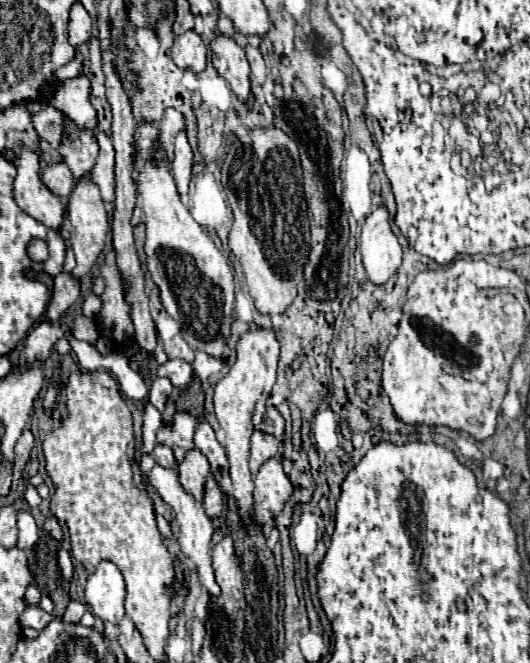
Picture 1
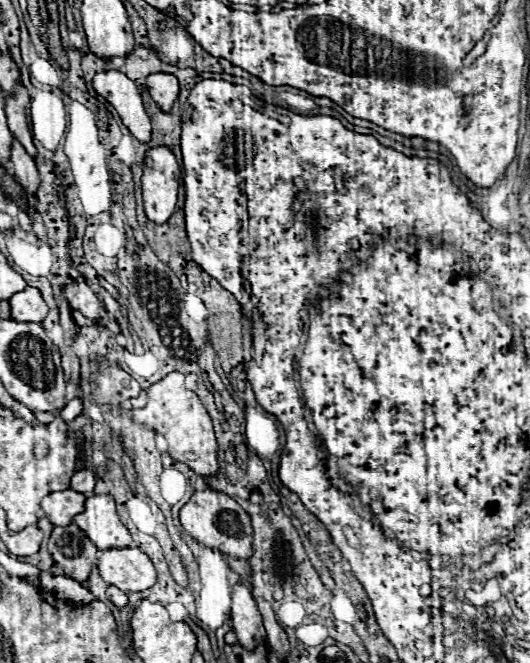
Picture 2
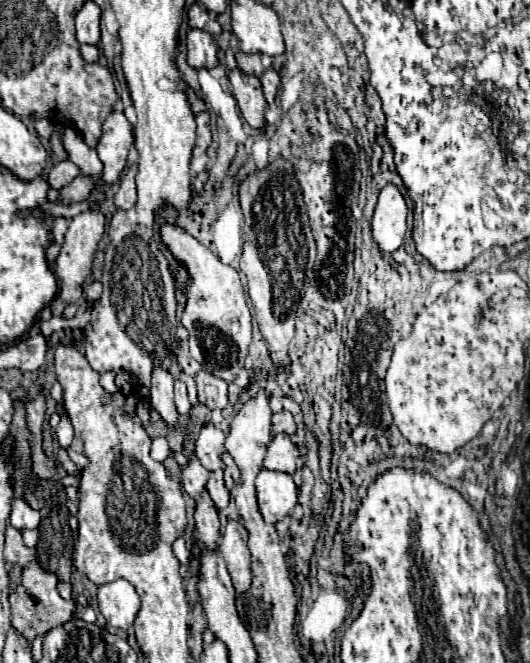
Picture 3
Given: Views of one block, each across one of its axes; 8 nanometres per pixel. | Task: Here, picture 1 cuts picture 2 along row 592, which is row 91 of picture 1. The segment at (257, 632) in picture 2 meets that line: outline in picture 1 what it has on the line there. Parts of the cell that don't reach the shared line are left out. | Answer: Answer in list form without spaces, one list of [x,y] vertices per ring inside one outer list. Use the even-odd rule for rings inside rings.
[[[218,34],[212,42],[212,64],[216,72],[228,80],[238,100],[250,100],[250,64],[244,50],[228,36]]]

